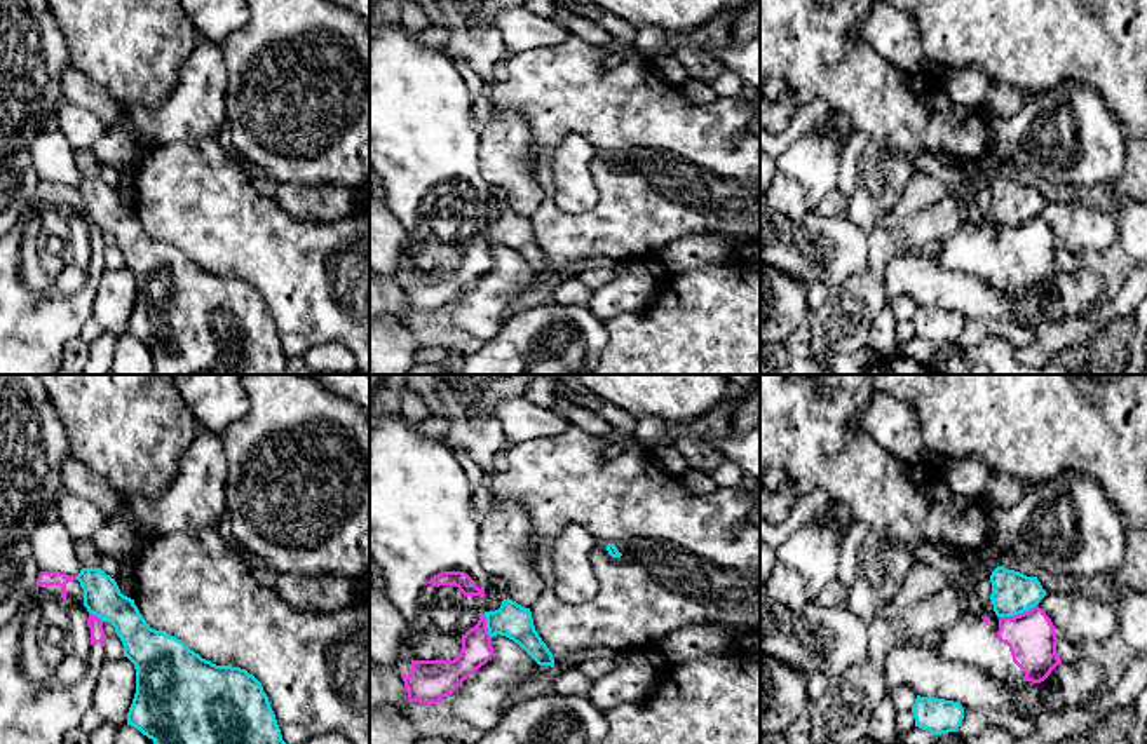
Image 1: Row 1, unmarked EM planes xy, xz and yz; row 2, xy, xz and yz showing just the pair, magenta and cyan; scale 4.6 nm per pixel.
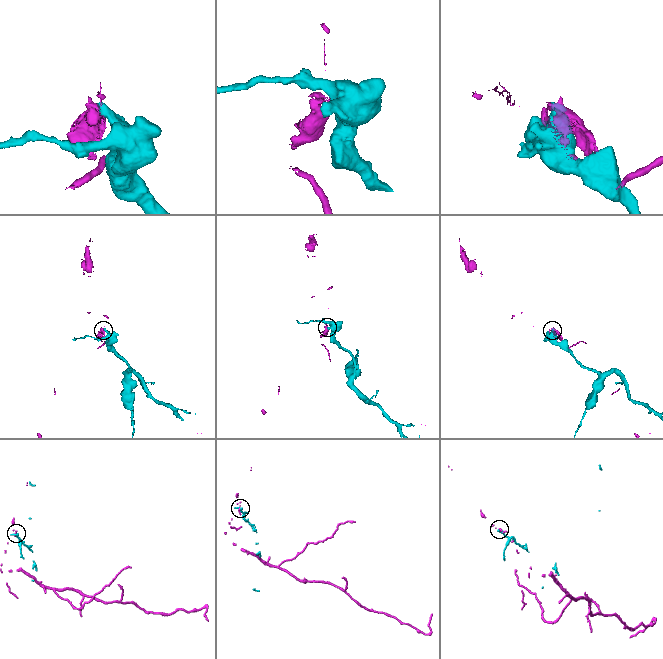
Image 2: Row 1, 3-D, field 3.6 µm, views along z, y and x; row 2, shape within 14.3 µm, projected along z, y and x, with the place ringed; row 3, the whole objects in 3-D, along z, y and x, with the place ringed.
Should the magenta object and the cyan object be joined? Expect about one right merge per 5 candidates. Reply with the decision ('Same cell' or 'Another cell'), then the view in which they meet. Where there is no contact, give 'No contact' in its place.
Another cell. Touches magenta in yz

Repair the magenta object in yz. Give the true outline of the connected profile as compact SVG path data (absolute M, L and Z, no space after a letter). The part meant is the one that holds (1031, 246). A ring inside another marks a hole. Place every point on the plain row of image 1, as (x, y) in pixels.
M966 214L959 228L940 244L934 254L941 268L967 272L1011 294L1041 293L1062 274L1055 235L1039 216L999 227L999 240L994 242L988 227Z

